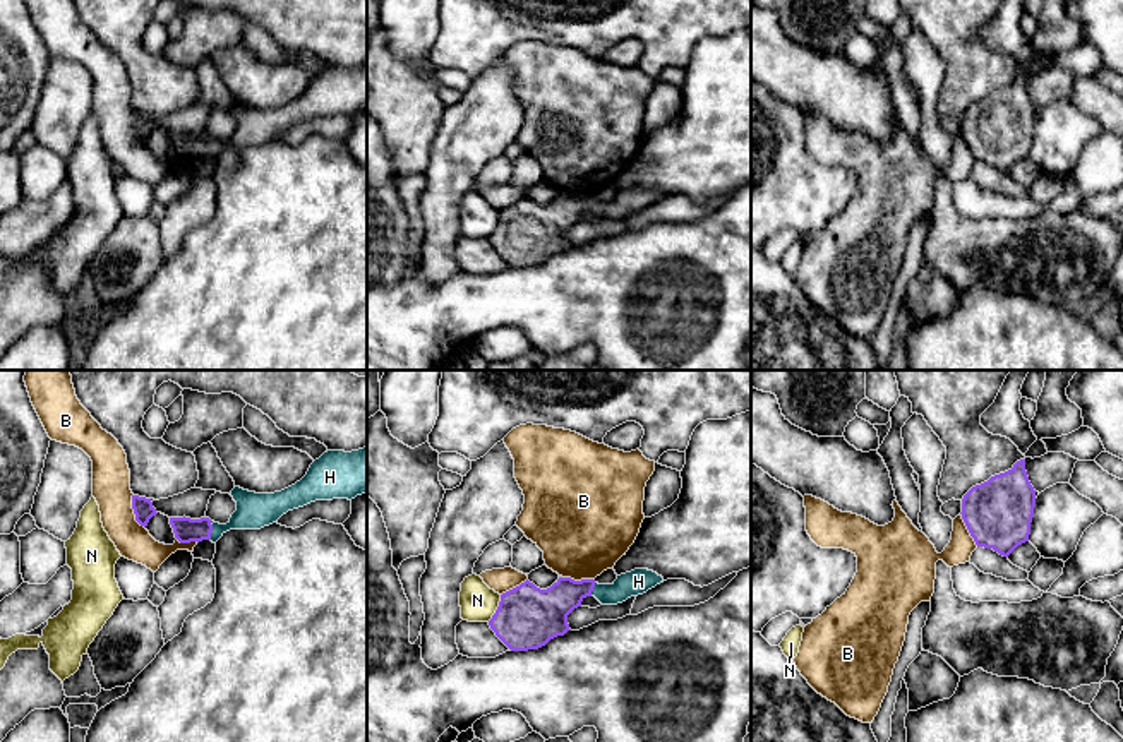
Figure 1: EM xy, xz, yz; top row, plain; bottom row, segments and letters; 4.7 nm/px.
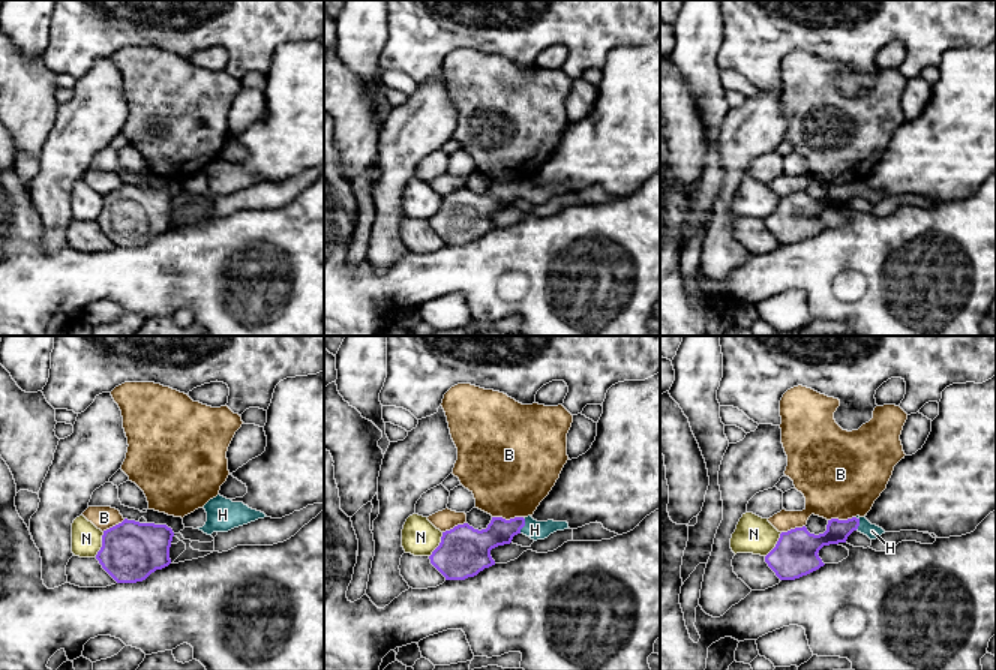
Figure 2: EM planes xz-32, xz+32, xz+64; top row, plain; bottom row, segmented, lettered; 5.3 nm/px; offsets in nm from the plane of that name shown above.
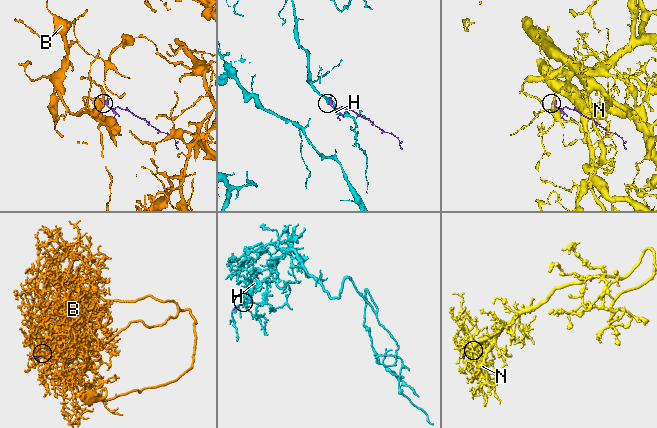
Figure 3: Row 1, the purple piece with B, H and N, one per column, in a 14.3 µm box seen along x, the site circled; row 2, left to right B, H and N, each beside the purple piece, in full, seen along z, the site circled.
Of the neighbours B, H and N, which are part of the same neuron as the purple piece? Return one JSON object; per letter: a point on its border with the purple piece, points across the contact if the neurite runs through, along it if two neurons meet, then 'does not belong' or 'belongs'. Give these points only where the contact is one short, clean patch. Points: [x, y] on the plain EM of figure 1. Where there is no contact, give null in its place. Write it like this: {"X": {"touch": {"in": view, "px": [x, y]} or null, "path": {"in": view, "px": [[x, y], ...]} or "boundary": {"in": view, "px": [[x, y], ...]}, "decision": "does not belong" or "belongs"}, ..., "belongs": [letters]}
{"B": {"touch": {"in": "xy", "px": [134, 127]}, "decision": "does not belong"}, "H": {"touch": {"in": "xy", "px": [211, 146]}, "path": {"in": "xy", "px": [[186, 146], [211, 146], [234, 141], [254, 127]]}, "decision": "belongs"}, "N": {"touch": {"in": "xz", "px": [498, 225]}, "decision": "does not belong"}, "belongs": ["H"]}

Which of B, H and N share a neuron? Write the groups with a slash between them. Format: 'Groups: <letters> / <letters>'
Groups: B / H / N

